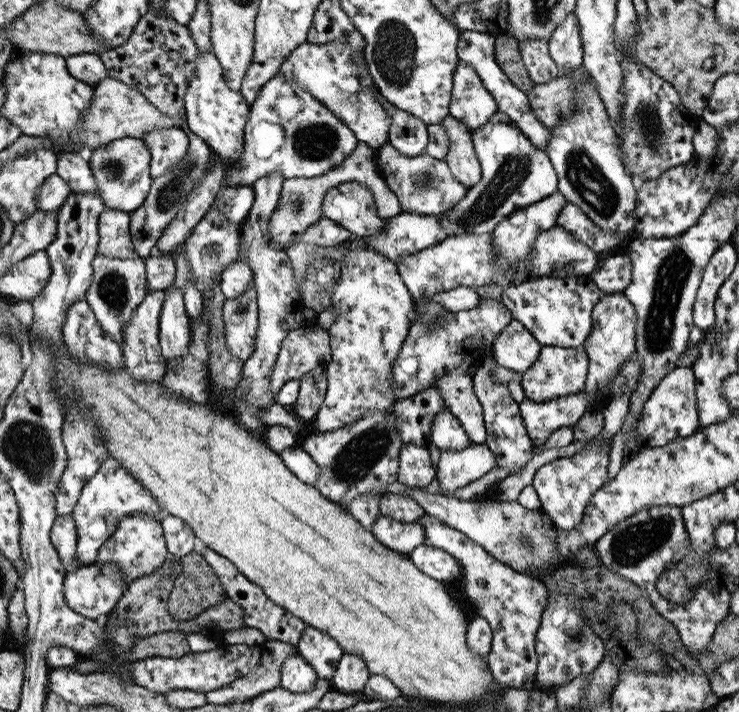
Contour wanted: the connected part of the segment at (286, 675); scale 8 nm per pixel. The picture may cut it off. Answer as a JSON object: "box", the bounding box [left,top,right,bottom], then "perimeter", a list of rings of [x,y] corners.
{"box":[282,652,319,694],"perimeter":[[[298,652],[284,662],[282,686],[294,694],[311,692],[319,679],[319,675],[312,669],[312,664],[308,663],[304,656],[298,655]]]}

